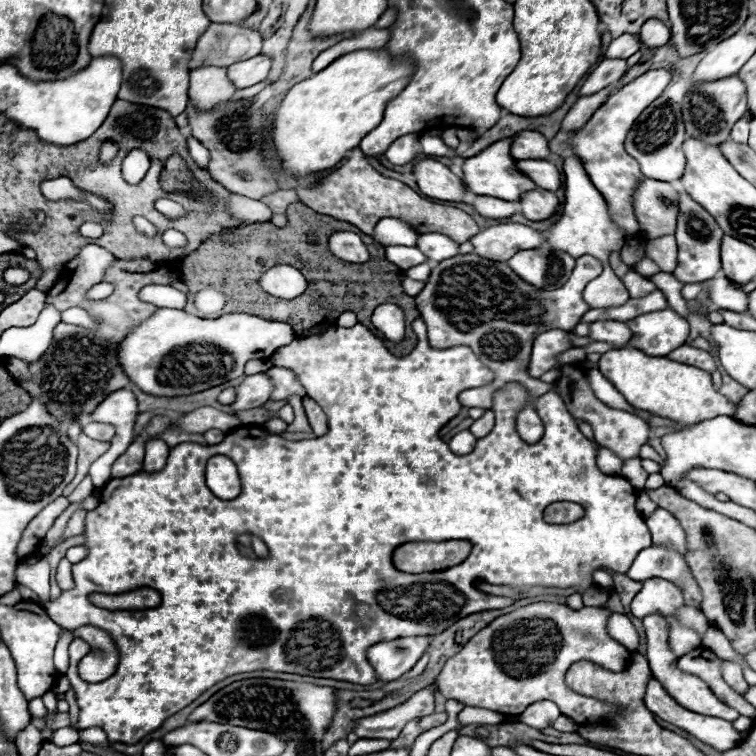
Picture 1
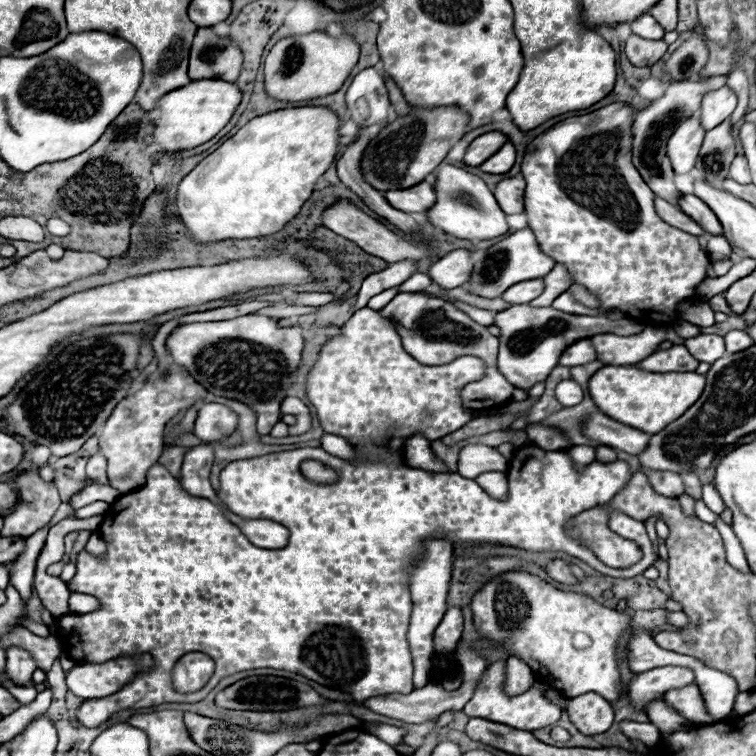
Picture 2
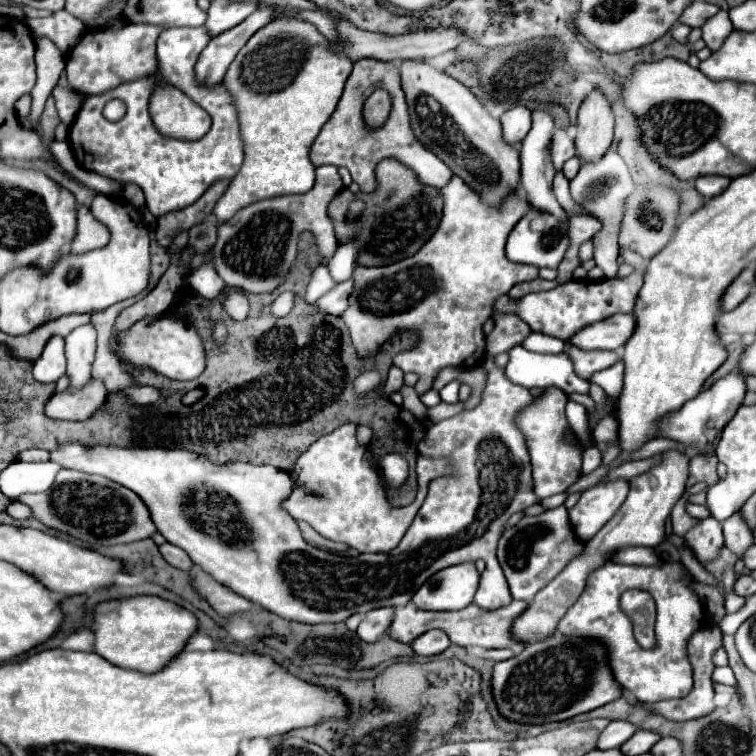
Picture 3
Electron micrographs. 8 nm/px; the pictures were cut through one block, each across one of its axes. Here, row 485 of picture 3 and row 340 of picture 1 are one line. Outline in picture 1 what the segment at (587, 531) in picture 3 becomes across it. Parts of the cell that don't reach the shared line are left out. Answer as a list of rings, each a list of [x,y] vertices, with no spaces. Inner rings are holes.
[[[618,320],[594,322],[592,332],[590,332],[590,338],[598,340],[598,342],[612,342],[616,346],[624,346],[630,340],[630,336],[632,336],[632,332],[630,332],[628,324],[618,322]]]

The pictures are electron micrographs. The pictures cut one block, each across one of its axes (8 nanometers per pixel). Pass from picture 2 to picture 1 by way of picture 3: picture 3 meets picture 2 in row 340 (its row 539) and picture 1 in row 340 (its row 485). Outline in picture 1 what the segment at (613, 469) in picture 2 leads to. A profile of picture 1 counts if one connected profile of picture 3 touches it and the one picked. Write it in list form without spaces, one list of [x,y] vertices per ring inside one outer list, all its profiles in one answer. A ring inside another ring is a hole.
[[[422,318],[414,320],[414,332],[418,336],[418,344],[416,344],[414,352],[410,352],[408,356],[402,356],[402,358],[392,356],[386,350],[384,342],[380,338],[376,338],[362,324],[356,324],[352,328],[332,326],[326,332],[320,332],[320,334],[294,338],[288,346],[284,346],[282,350],[276,350],[270,356],[274,366],[290,368],[298,376],[302,386],[306,388],[306,396],[316,400],[322,406],[322,410],[328,416],[328,432],[324,436],[288,441],[280,435],[263,434],[262,436],[262,431],[255,436],[255,429],[260,430],[258,427],[240,427],[236,428],[234,432],[228,433],[220,444],[214,444],[214,446],[200,446],[200,444],[194,444],[194,442],[182,442],[182,444],[174,446],[170,450],[166,466],[158,472],[142,472],[140,470],[136,474],[130,474],[130,476],[124,476],[124,478],[112,478],[110,482],[106,482],[106,486],[100,492],[98,508],[90,510],[88,516],[86,516],[84,536],[86,536],[88,556],[72,566],[74,590],[62,592],[62,596],[58,600],[44,604],[46,614],[56,624],[60,624],[64,628],[96,626],[96,628],[102,628],[104,632],[108,632],[112,636],[112,640],[118,640],[118,652],[120,652],[118,670],[108,680],[98,682],[98,684],[90,684],[90,682],[84,682],[82,678],[78,678],[80,648],[86,648],[86,642],[76,638],[70,644],[70,668],[68,668],[66,676],[68,676],[72,688],[76,690],[76,698],[78,698],[78,706],[80,706],[80,720],[78,720],[80,728],[100,726],[108,734],[110,744],[114,744],[114,742],[138,744],[144,736],[158,730],[164,724],[164,720],[168,720],[170,716],[174,716],[176,712],[180,712],[182,708],[192,704],[204,690],[208,690],[210,686],[218,684],[220,680],[234,676],[234,674],[240,674],[240,672],[274,670],[274,672],[290,672],[290,674],[314,676],[314,678],[346,680],[346,682],[354,682],[354,684],[372,684],[372,682],[378,680],[374,668],[370,668],[370,664],[366,660],[366,650],[372,644],[402,638],[402,636],[436,636],[438,632],[450,628],[450,624],[454,624],[454,620],[462,620],[462,616],[470,616],[470,612],[484,612],[486,608],[504,608],[504,598],[496,598],[492,594],[478,590],[476,580],[484,580],[484,582],[496,584],[496,586],[510,586],[516,592],[522,592],[522,590],[532,588],[532,586],[542,586],[542,588],[576,588],[576,592],[584,594],[586,590],[596,588],[596,584],[592,582],[592,574],[596,570],[606,568],[608,572],[626,572],[630,568],[630,564],[634,562],[634,556],[638,556],[638,552],[642,548],[648,548],[652,544],[650,530],[648,530],[644,518],[640,516],[640,512],[636,510],[638,492],[634,490],[634,486],[626,478],[608,476],[608,474],[602,474],[598,470],[592,440],[588,440],[580,432],[576,418],[566,410],[562,398],[554,392],[548,392],[540,398],[532,398],[532,406],[536,408],[536,412],[538,412],[544,428],[546,428],[546,432],[544,432],[542,440],[538,444],[526,444],[524,440],[520,440],[520,436],[516,434],[516,420],[512,420],[512,424],[506,424],[506,446],[472,450],[470,454],[464,454],[464,456],[452,454],[448,444],[442,442],[442,438],[438,436],[440,428],[458,414],[458,410],[460,410],[458,394],[468,390],[468,388],[484,386],[484,384],[492,382],[494,374],[474,356],[474,352],[468,346],[432,348],[428,344],[426,326],[424,326]],[[216,454],[230,456],[238,466],[240,480],[242,480],[242,492],[234,500],[220,500],[206,486],[206,480],[204,480],[206,460],[208,460],[208,456],[216,456]],[[572,500],[584,508],[584,516],[580,520],[570,522],[570,524],[548,524],[548,522],[542,520],[542,512],[548,504],[552,504],[552,502],[572,502]],[[242,534],[250,534],[250,536],[264,540],[264,544],[270,548],[270,556],[266,560],[244,558],[238,552],[238,536],[242,536]],[[445,540],[470,540],[470,544],[472,544],[470,556],[458,566],[452,566],[452,568],[446,568],[446,570],[436,570],[436,572],[426,572],[426,574],[418,574],[418,576],[400,572],[392,566],[392,552],[398,544],[410,541]],[[142,586],[148,586],[148,588],[154,588],[154,590],[160,592],[162,602],[160,602],[158,608],[134,610],[134,612],[130,612],[130,610],[114,610],[112,612],[112,610],[98,608],[98,606],[90,604],[90,600],[88,600],[90,592],[120,594],[120,592],[130,592],[130,590],[136,590],[136,588],[142,588]],[[358,604],[368,606],[368,612],[366,612],[368,622],[366,624],[362,624],[360,616],[356,614]]]

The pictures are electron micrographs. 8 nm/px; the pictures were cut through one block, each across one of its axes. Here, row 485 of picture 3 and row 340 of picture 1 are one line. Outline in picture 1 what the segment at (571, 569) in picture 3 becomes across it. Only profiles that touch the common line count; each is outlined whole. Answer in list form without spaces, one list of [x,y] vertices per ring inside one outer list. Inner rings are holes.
[[[672,308],[642,314],[628,322],[632,330],[630,346],[648,356],[668,356],[674,348],[686,344],[690,326],[684,316]]]

